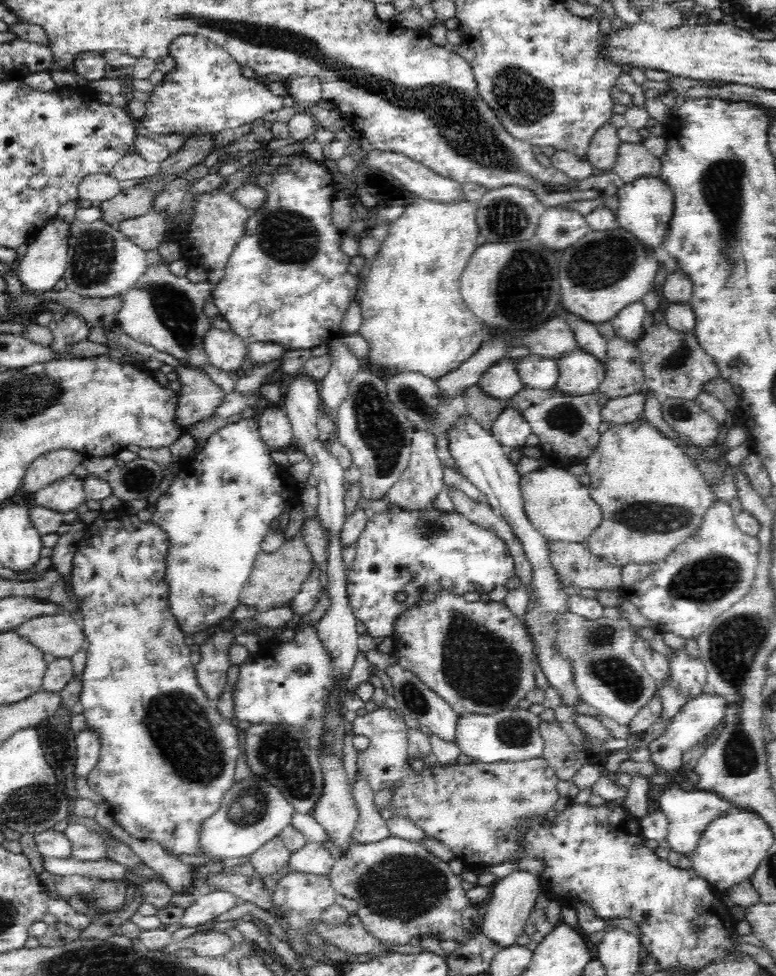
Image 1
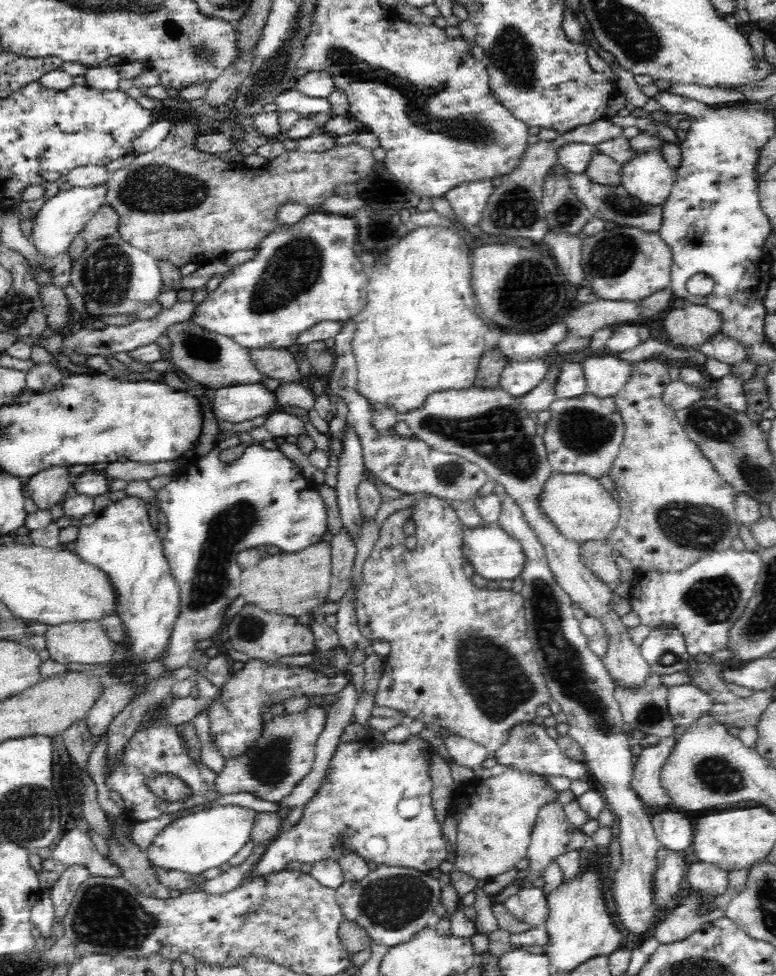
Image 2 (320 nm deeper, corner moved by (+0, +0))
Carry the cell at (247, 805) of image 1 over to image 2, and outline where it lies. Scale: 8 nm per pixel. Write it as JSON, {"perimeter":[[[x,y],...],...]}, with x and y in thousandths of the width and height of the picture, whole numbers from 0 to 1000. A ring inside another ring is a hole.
{"perimeter":[[[281,824],[273,828],[263,828],[247,834],[219,842],[211,846],[197,860],[196,866],[188,871],[193,885],[232,891],[245,897],[260,895],[272,889],[282,889],[302,879],[314,865],[322,861],[329,843],[336,833],[317,826],[296,826]]]}

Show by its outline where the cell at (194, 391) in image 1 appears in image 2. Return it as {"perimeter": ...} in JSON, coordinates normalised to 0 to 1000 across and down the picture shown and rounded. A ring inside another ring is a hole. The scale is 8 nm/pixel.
{"perimeter":[[[318,392],[281,398],[273,408],[272,420],[281,430],[307,434],[360,420],[354,411],[353,403],[334,392]]]}

